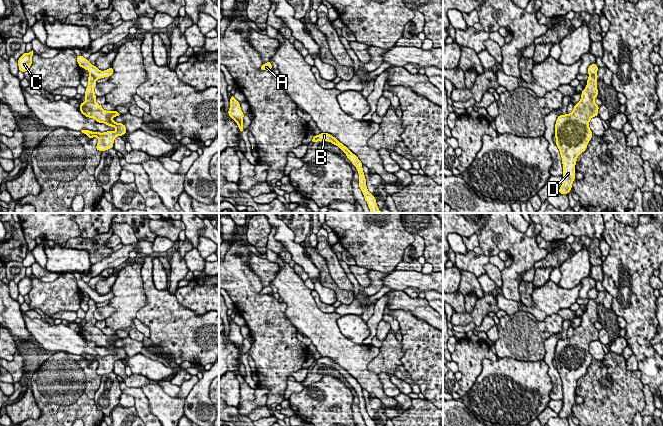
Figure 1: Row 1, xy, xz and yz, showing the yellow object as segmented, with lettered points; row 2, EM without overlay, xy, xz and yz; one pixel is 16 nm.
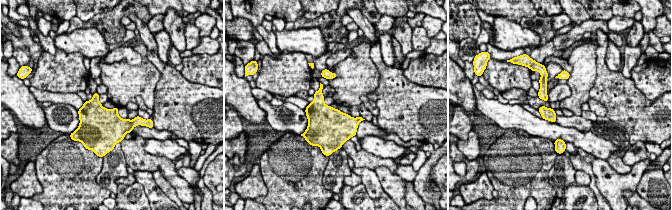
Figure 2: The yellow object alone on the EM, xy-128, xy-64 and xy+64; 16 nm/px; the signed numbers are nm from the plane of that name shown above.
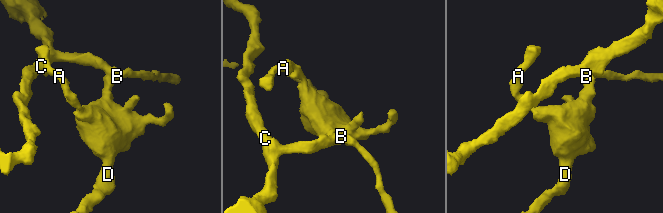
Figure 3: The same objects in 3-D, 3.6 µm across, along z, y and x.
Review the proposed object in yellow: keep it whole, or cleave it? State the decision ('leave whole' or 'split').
split

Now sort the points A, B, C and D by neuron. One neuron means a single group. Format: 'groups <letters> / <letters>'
groups A D / B C

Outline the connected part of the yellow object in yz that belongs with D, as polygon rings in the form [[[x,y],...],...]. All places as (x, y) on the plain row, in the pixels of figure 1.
[[[589,299],[581,324],[574,329],[570,338],[559,339],[555,348],[556,369],[563,388],[563,407],[558,414],[568,418],[575,403],[575,389],[579,378],[587,373],[592,362],[589,345],[598,340],[599,330],[594,326],[598,320],[596,299]]]

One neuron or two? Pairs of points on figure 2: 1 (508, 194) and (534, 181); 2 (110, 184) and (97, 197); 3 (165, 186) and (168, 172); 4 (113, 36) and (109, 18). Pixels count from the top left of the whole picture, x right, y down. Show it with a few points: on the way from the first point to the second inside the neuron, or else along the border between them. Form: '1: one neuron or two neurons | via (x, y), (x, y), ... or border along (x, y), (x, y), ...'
1: one neuron | via (514, 194), (528, 187)
2: two neurons | border along (101, 165), (96, 181), (111, 192)
3: two neurons | border along (153, 171), (158, 170), (162, 174), (180, 199)
4: one neuron | via (113, 32), (109, 22)

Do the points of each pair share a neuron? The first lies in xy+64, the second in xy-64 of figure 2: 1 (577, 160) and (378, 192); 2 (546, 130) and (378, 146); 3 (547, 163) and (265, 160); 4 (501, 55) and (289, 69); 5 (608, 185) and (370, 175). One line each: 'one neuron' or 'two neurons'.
1: one neuron
2: one neuron
3: one neuron
4: two neurons
5: two neurons

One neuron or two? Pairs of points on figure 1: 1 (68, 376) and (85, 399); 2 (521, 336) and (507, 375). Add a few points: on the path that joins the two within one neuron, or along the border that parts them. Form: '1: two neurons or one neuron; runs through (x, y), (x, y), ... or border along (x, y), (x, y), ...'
1: one neuron; runs through (76, 376), (86, 386), (86, 391)
2: two neurons; border along (498, 357), (536, 361)

